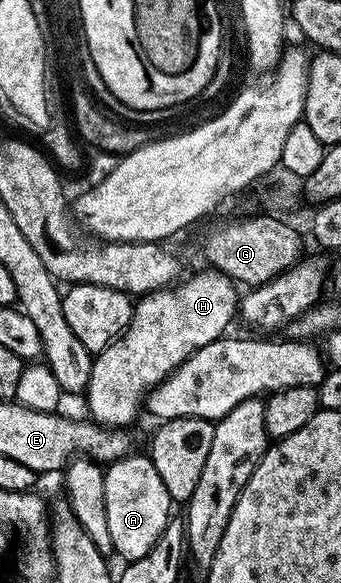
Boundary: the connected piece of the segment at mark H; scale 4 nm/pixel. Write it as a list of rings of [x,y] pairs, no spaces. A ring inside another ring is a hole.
[[[204,271],[190,280],[185,278],[168,288],[145,293],[134,303],[133,317],[121,337],[94,355],[87,397],[88,415],[96,423],[128,429],[152,388],[162,384],[195,350],[228,333],[229,323],[239,312],[238,285],[221,272]]]

